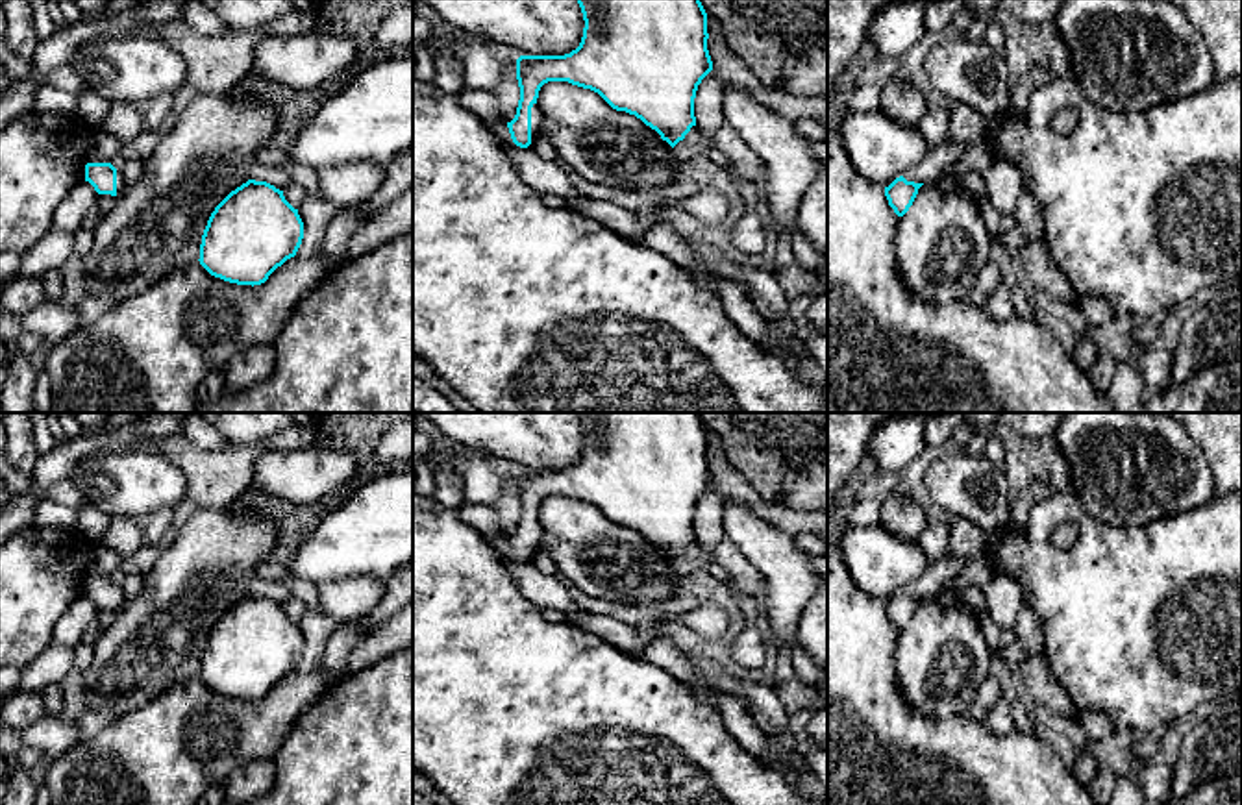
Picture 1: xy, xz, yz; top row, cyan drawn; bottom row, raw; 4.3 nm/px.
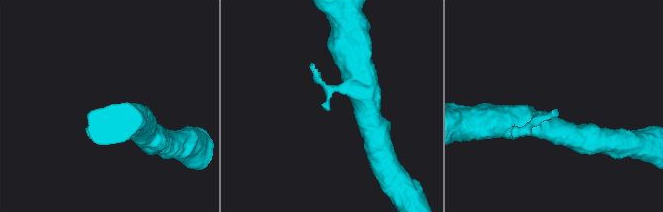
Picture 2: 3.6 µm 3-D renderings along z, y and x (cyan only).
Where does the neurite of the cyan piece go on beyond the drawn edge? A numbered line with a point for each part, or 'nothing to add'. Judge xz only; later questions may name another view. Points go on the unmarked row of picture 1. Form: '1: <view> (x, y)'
1: xz (535, 530)

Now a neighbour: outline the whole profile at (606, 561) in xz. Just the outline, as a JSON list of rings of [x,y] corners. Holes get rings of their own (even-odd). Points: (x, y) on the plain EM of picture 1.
[[[568,496],[540,502],[544,548],[583,594],[611,603],[646,605],[681,588],[674,563],[635,529],[613,524],[598,507]]]

